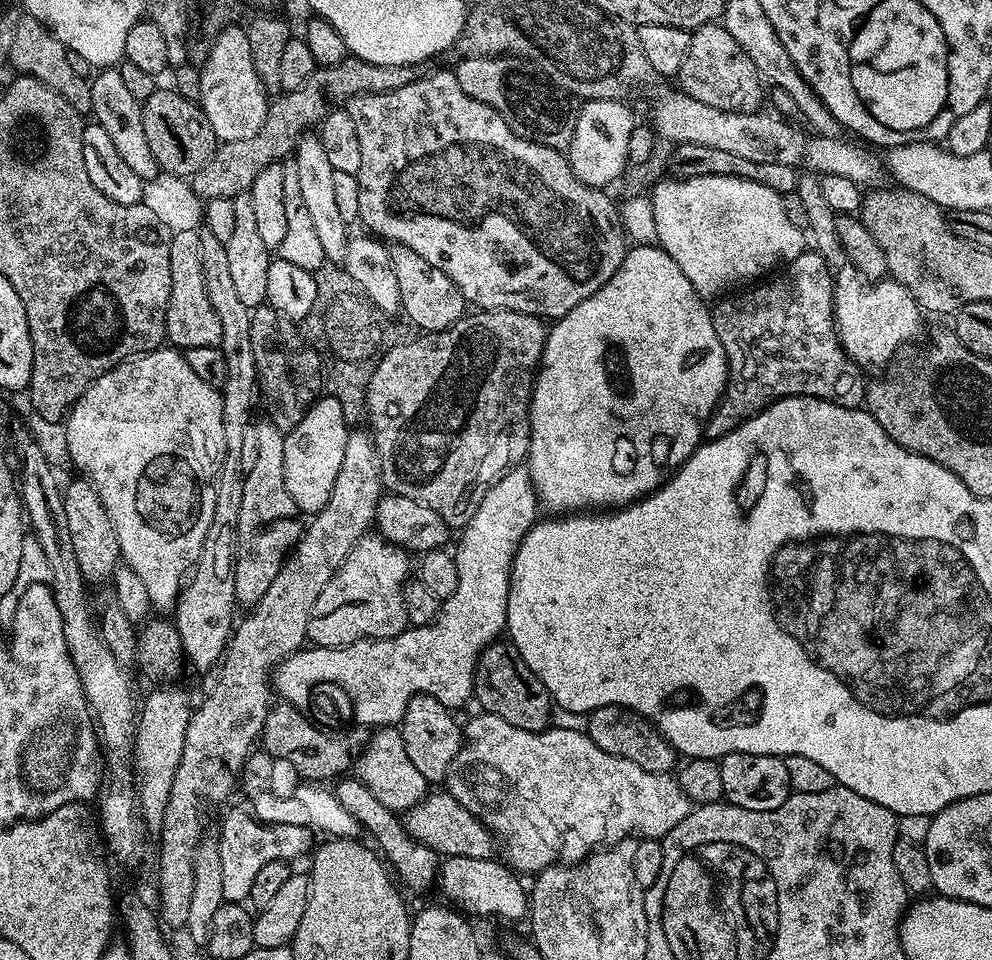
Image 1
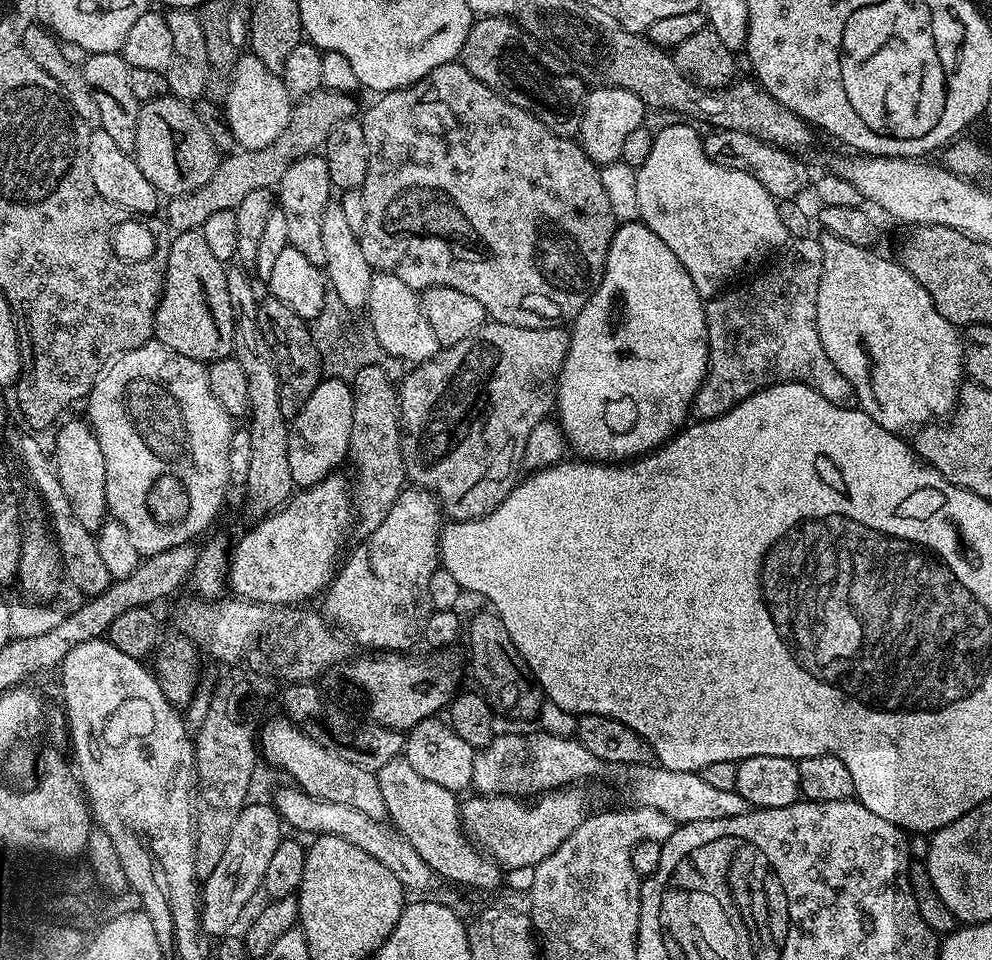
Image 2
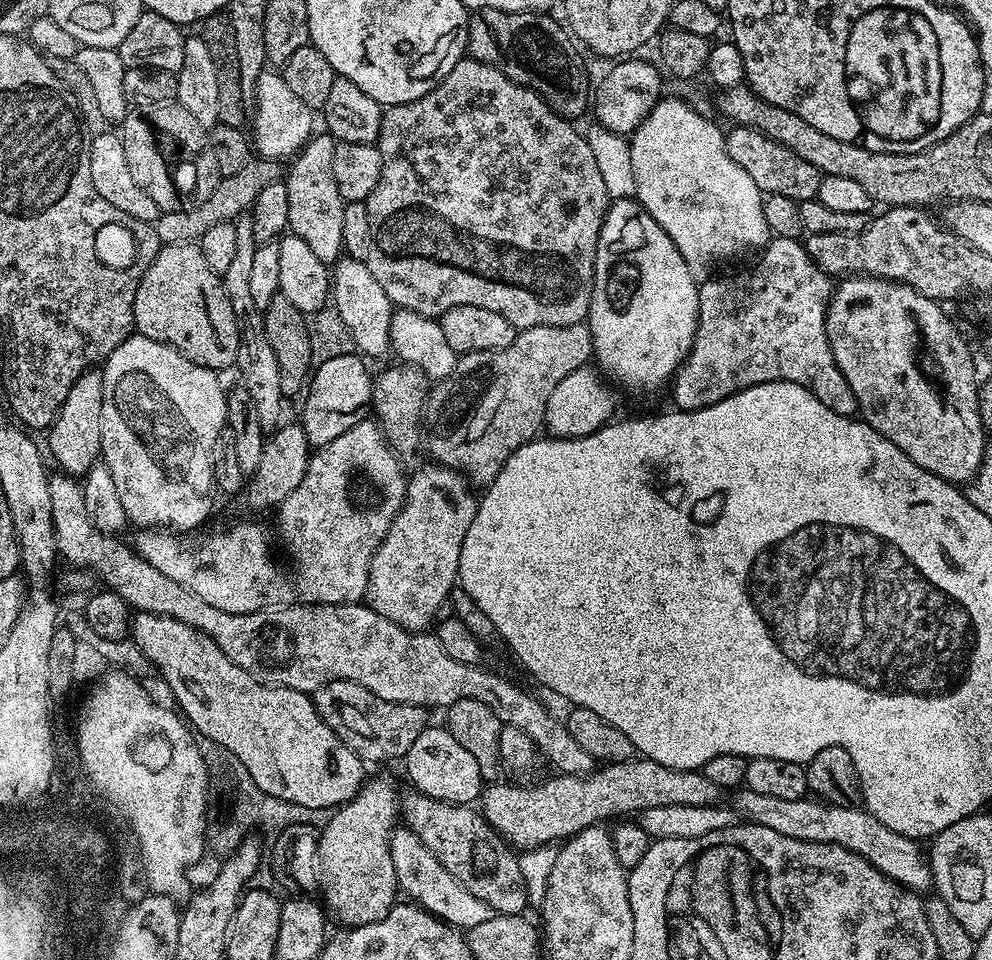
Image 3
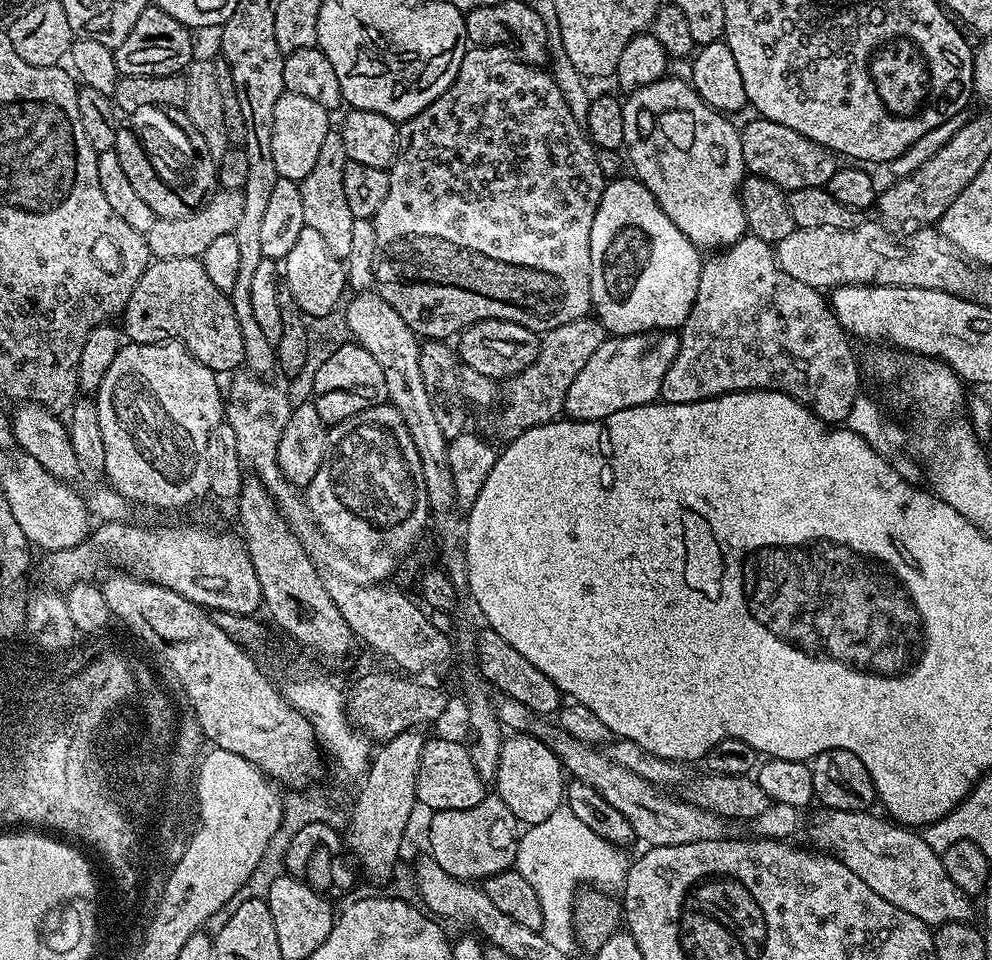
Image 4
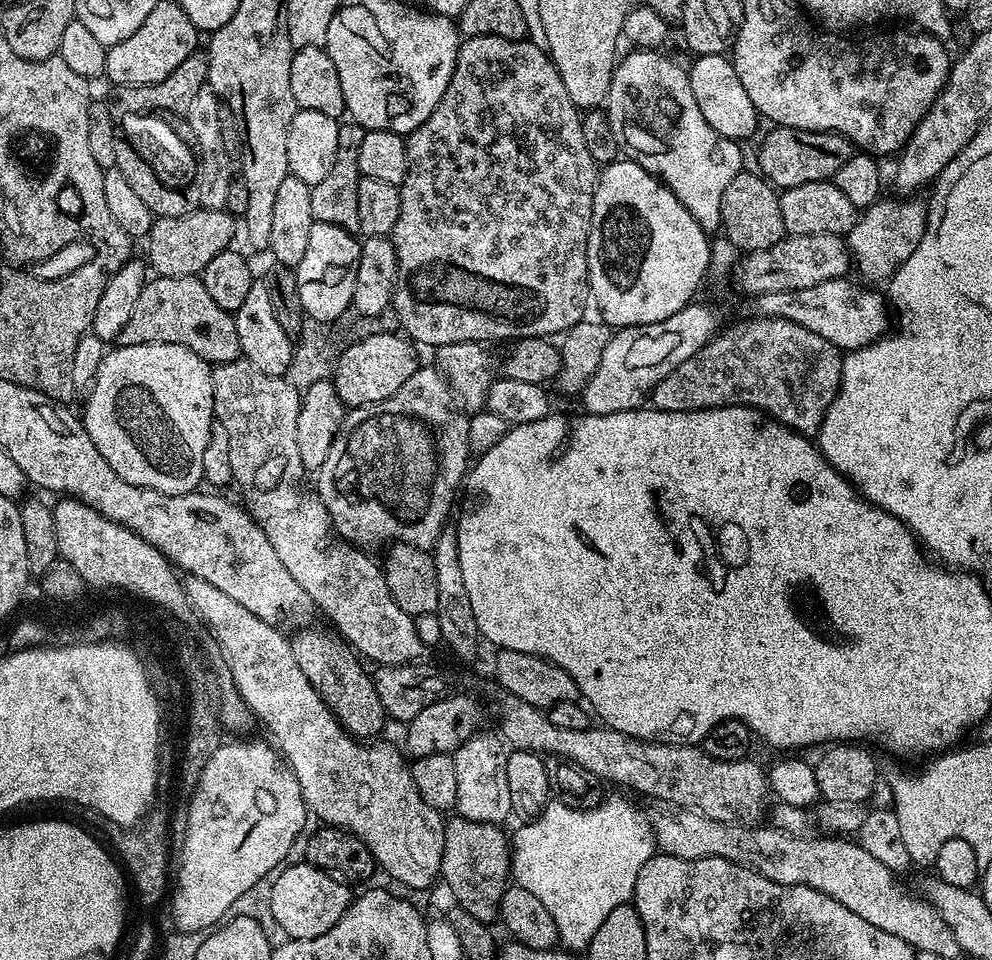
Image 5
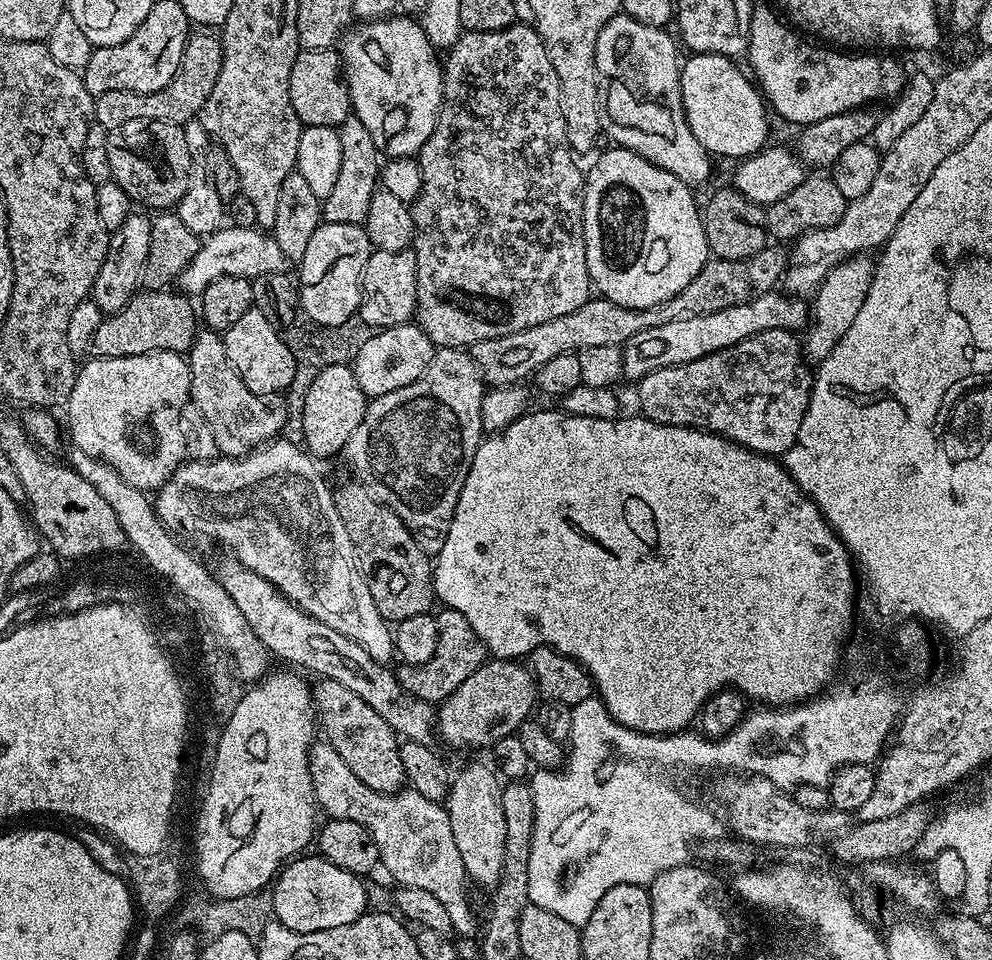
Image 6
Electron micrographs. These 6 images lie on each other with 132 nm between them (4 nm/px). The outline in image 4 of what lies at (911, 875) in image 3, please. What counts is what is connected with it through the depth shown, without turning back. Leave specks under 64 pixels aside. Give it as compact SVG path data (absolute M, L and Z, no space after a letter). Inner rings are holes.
M824 810L821 813L820 820L808 828L809 838L817 844L815 847L854 870L854 874L858 874L874 894L886 898L890 906L914 914L914 918L929 926L973 919L973 901L962 889L954 886L950 874L946 874L941 853L930 850L919 831L888 818L879 820L871 811Z

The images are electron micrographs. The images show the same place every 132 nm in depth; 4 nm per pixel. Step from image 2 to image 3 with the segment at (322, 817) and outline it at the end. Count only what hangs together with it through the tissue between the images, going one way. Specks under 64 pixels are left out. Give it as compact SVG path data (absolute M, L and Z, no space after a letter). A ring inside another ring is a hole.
M398 826L395 831L392 832L391 836L391 857L394 863L394 870L396 874L396 882L397 887L404 893L404 891L409 895L407 896L411 901L414 901L419 907L427 909L428 912L431 912L433 916L439 917L444 923L451 924L452 927L455 927L460 930L467 930L476 926L477 924L482 924L482 922L486 922L486 920L490 920L496 915L492 908L486 906L484 902L480 898L475 898L474 894L470 894L468 890L444 866L442 866L441 862L438 861L438 858L434 857L434 854L430 853L430 850L426 849L425 844L422 842L420 838L413 831L410 831L407 826Z

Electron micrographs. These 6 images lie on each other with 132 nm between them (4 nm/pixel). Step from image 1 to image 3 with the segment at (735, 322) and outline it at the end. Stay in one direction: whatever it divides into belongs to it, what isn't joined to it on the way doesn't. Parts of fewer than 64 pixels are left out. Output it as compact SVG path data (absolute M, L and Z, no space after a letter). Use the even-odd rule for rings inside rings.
M794 238L769 239L759 256L760 261L749 272L740 272L737 276L716 274L699 285L698 326L692 349L670 381L672 400L676 403L673 405L681 412L702 410L750 386L785 380L806 386L806 390L810 390L818 402L830 406L834 414L855 417L858 409L854 390L850 390L850 382L842 378L842 370L838 370L834 362L824 325L834 291L833 277L821 270L810 258L807 247Z

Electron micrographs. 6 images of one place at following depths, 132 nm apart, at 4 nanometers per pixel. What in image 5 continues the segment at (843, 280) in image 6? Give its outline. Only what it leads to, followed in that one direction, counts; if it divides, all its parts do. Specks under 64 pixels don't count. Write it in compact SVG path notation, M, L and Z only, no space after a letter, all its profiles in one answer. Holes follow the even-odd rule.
M881 198L870 207L863 209L859 213L856 224L846 234L846 243L854 261L854 268L860 271L861 281L872 282L868 280L887 281L892 273L899 268L902 262L906 262L906 258L910 258L910 254L914 254L914 250L918 250L918 242L922 242L922 234L924 227L928 221L928 214L923 203L919 204L916 198L896 198L900 200L887 200Z

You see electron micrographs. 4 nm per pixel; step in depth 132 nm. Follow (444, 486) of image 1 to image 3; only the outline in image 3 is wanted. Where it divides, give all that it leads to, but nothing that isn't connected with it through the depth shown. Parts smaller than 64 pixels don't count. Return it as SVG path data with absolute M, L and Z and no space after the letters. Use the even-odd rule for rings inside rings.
M587 323L571 324L570 326L534 326L517 331L514 342L510 346L499 348L498 350L482 350L481 352L465 352L459 357L454 366L454 370L448 377L437 380L431 385L426 401L426 452L429 452L431 459L437 464L444 464L447 468L452 468L465 477L474 474L476 478L482 478L482 486L488 485L488 478L496 476L502 466L524 444L529 444L532 440L541 435L544 428L544 415L546 414L546 402L550 398L550 393L554 391L554 386L566 378L566 374L574 374L574 370L585 367L593 359L592 335L588 329Z

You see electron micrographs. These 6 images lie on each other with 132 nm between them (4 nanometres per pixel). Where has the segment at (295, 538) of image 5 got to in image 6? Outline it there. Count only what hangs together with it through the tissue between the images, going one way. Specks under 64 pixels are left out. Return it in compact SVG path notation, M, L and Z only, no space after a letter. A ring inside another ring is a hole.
M211 330L197 331L186 359L190 370L191 403L195 411L206 418L221 457L246 456L283 433L284 424L288 421L287 403L279 395L267 397L254 394L226 358L223 339L217 333Z

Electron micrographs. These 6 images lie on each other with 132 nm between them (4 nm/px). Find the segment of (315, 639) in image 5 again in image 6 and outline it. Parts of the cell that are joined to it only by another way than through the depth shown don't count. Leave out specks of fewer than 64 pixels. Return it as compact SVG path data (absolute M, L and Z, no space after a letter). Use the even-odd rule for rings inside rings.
M321 679L320 685L312 688L312 703L316 706L316 718L319 731L323 739L362 778L370 790L379 792L398 792L405 787L406 781L402 770L402 758L400 757L400 744L396 731L390 726L390 722L382 719L382 714L377 714L371 706L366 706L354 690L346 690L333 680Z

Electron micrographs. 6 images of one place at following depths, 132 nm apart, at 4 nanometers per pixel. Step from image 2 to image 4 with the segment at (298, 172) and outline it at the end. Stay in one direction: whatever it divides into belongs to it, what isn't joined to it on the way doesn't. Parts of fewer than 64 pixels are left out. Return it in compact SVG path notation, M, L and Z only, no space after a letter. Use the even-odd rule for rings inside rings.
M330 130L314 161L314 170L299 181L302 190L302 218L305 228L316 231L326 242L330 254L334 254L341 262L347 261L350 254L352 228L356 219L350 214L350 205L346 203L346 194L342 191L342 173L346 171L349 158L346 145L342 143L339 130Z

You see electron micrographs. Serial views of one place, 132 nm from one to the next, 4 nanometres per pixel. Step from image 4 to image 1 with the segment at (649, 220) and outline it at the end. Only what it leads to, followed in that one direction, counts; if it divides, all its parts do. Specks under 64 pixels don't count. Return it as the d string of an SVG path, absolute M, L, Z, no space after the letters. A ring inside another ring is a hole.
M651 244L632 246L625 251L622 266L586 302L574 306L570 314L560 317L547 329L544 337L544 353L532 385L532 404L528 408L529 434L526 441L528 461L526 467L532 485L536 488L536 498L541 509L549 508L552 514L572 514L577 510L615 510L626 504L641 500L650 492L655 492L661 484L681 468L702 443L702 422L707 422L716 409L716 403L728 385L728 359L722 342L714 330L709 305L694 290L694 286L678 270L678 262L670 258L663 248Z

